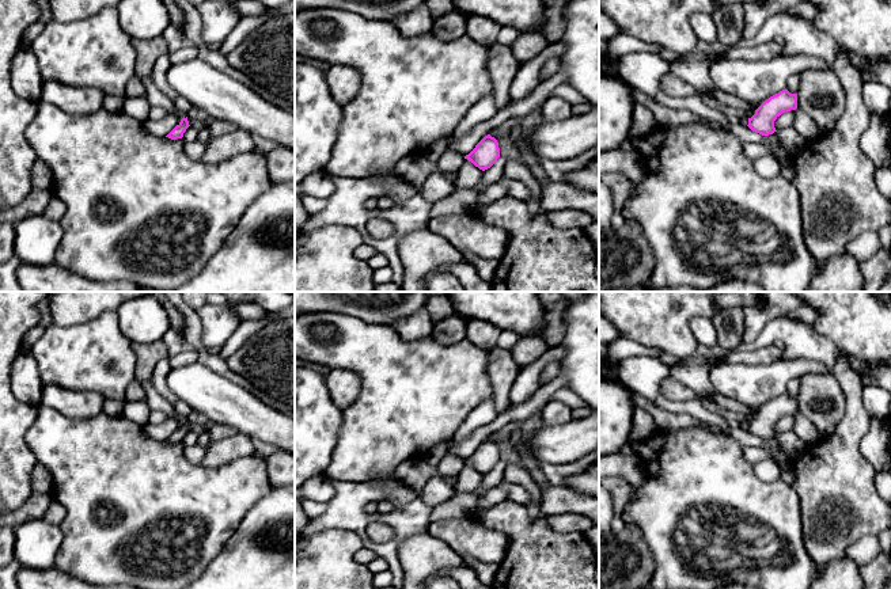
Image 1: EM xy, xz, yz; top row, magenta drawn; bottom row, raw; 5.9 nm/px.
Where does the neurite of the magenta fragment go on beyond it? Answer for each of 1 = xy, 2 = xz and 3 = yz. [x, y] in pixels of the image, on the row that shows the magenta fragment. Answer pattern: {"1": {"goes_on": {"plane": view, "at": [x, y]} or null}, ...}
{"1": {"goes_on": null}, "2": {"goes_on": null}, "3": {"goes_on": null}}

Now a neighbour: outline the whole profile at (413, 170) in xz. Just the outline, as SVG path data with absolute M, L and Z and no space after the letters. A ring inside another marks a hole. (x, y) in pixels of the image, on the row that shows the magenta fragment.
M412 155L395 164L398 178L417 191L421 190L428 176L435 171L440 171L439 166L431 162L426 155Z

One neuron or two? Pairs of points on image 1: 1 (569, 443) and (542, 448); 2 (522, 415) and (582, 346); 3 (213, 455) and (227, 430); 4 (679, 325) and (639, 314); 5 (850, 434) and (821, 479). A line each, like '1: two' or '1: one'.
1: one
2: one
3: two
4: one
5: one

